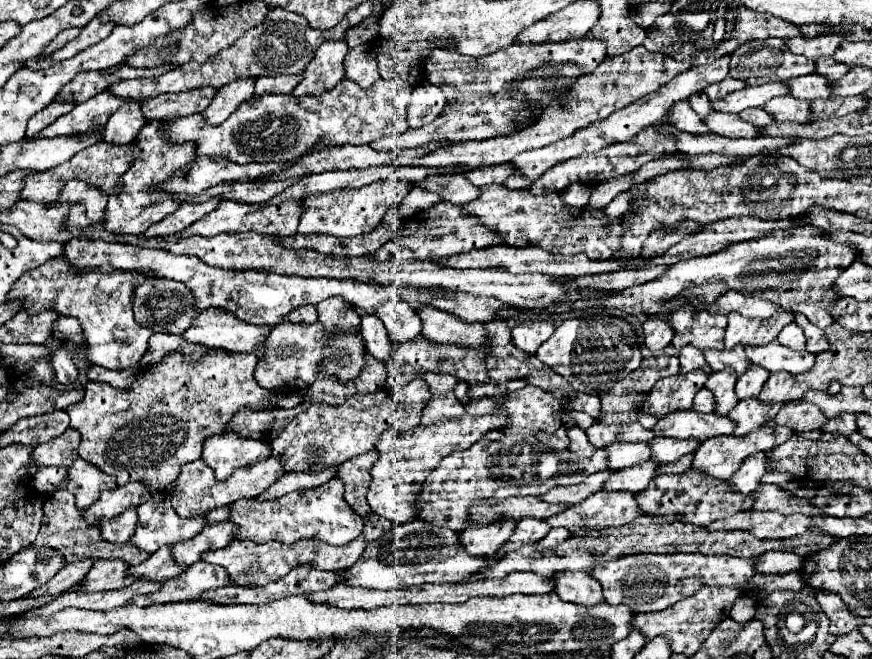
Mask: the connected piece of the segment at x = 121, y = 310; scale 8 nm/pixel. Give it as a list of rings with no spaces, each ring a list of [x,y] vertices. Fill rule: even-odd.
[[[61,256],[47,260],[23,274],[13,288],[9,290],[9,298],[21,298],[23,308],[29,314],[37,314],[45,308],[53,308],[63,316],[73,316],[81,320],[83,336],[87,342],[87,360],[91,364],[109,368],[109,370],[125,370],[125,368],[141,368],[141,356],[145,356],[149,336],[153,332],[139,328],[133,320],[133,288],[141,284],[141,280],[151,278],[145,272],[73,272]]]

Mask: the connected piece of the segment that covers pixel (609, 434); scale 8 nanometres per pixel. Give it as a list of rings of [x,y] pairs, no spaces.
[[[595,422],[587,430],[587,436],[595,448],[605,448],[611,442],[649,442],[653,438],[653,430],[645,430],[639,422],[635,422],[633,428],[627,424],[607,426],[603,422]]]

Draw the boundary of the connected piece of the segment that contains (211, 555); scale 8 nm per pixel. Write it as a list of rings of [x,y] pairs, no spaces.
[[[377,514],[369,516],[369,520],[363,520],[363,522],[365,522],[365,528],[363,528],[361,536],[357,536],[357,540],[353,540],[345,546],[331,546],[331,544],[325,544],[323,540],[297,540],[297,544],[281,544],[281,542],[271,540],[267,544],[253,544],[251,540],[235,538],[229,546],[225,546],[221,550],[203,552],[201,560],[223,566],[235,584],[247,586],[247,588],[265,586],[269,582],[275,582],[299,564],[313,564],[319,570],[345,570],[345,568],[349,568],[349,564],[355,564],[359,560],[359,556],[365,550],[365,544],[369,544],[369,540],[377,540],[377,536],[389,532],[389,528],[393,526],[389,520],[385,520],[383,516],[377,516]]]

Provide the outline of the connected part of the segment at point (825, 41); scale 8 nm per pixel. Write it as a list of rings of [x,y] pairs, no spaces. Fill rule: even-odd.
[[[829,32],[829,36],[815,36],[813,40],[805,40],[803,36],[789,38],[787,46],[795,54],[803,54],[809,60],[817,60],[819,56],[833,54],[843,42],[845,42],[845,36],[833,36],[833,32]]]

